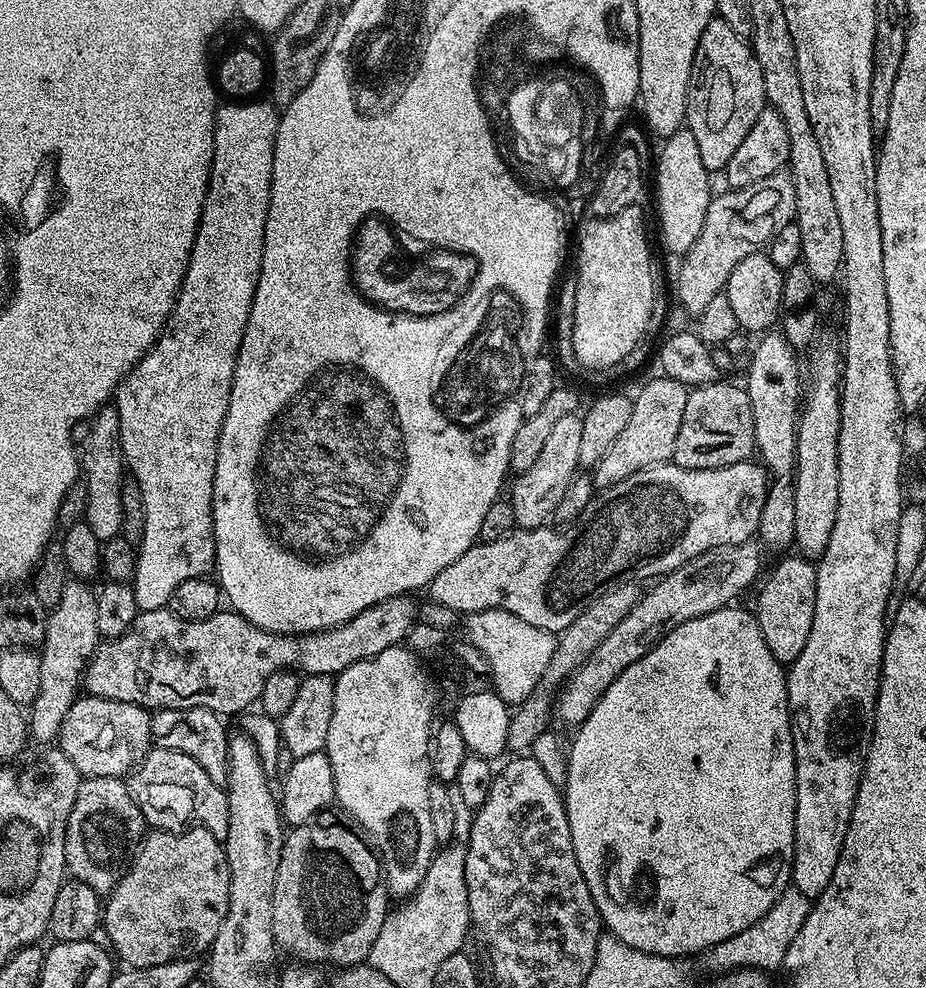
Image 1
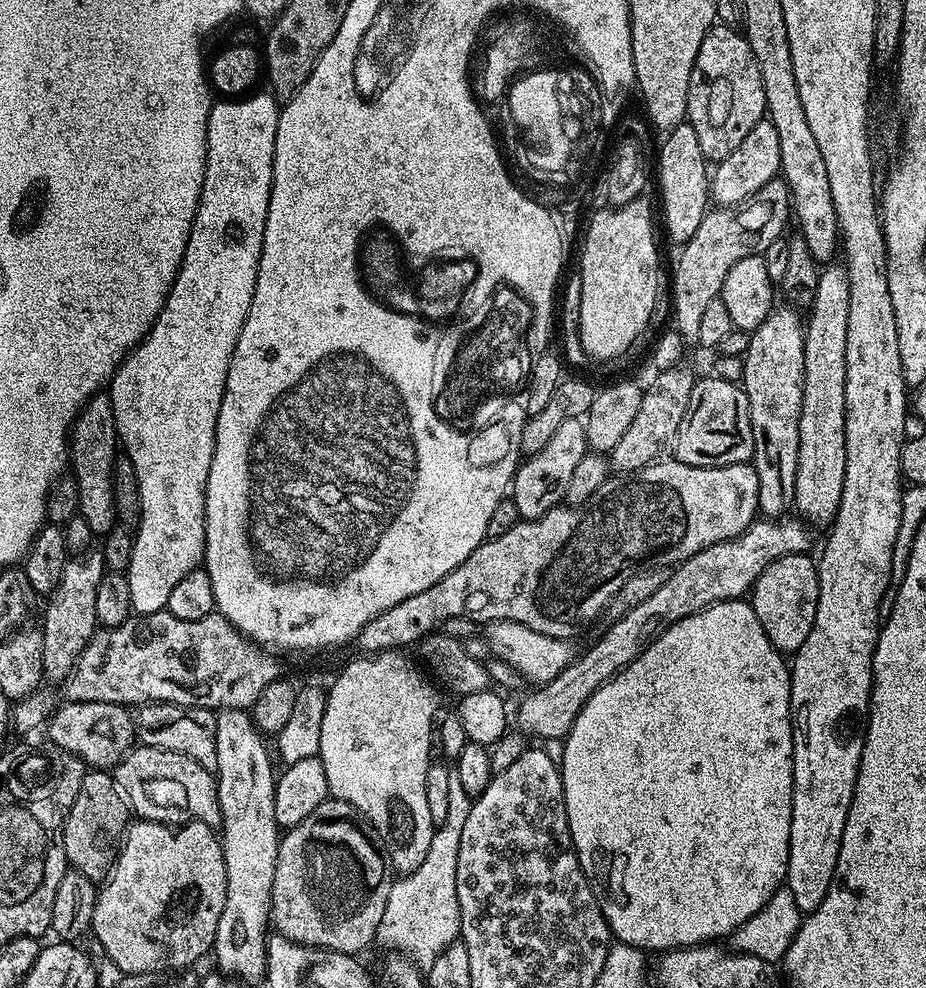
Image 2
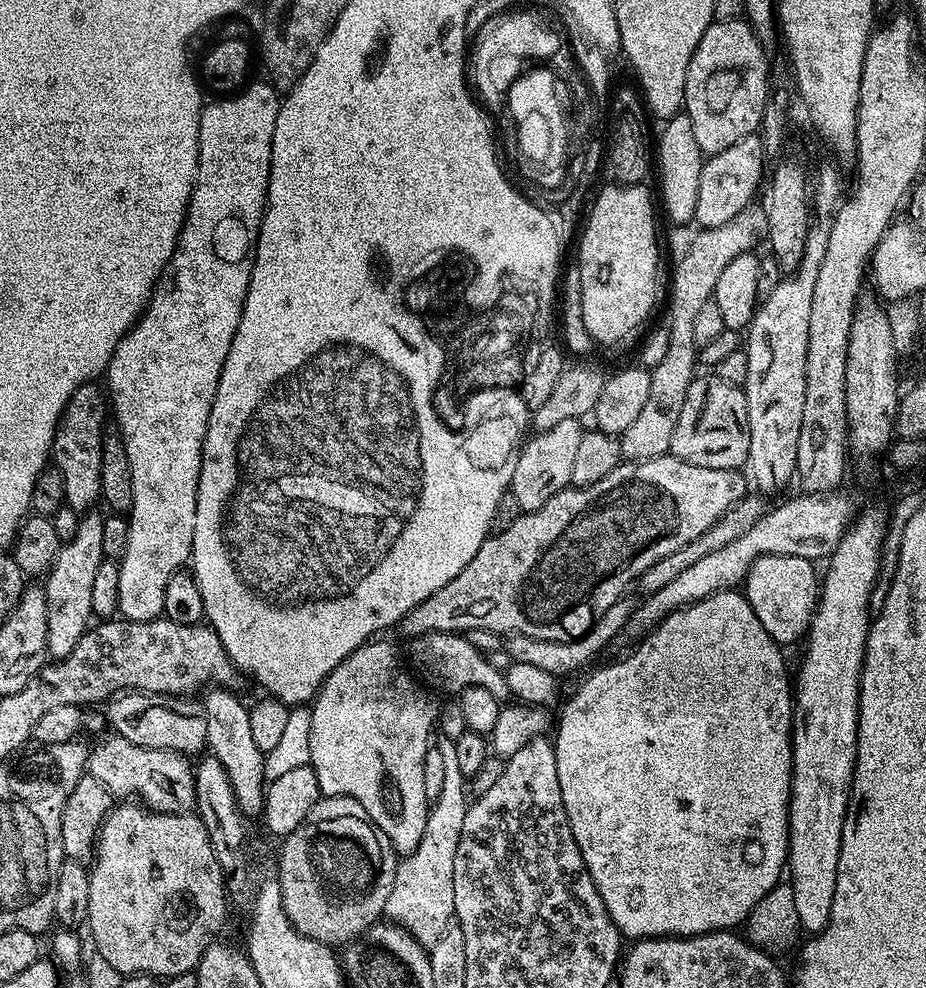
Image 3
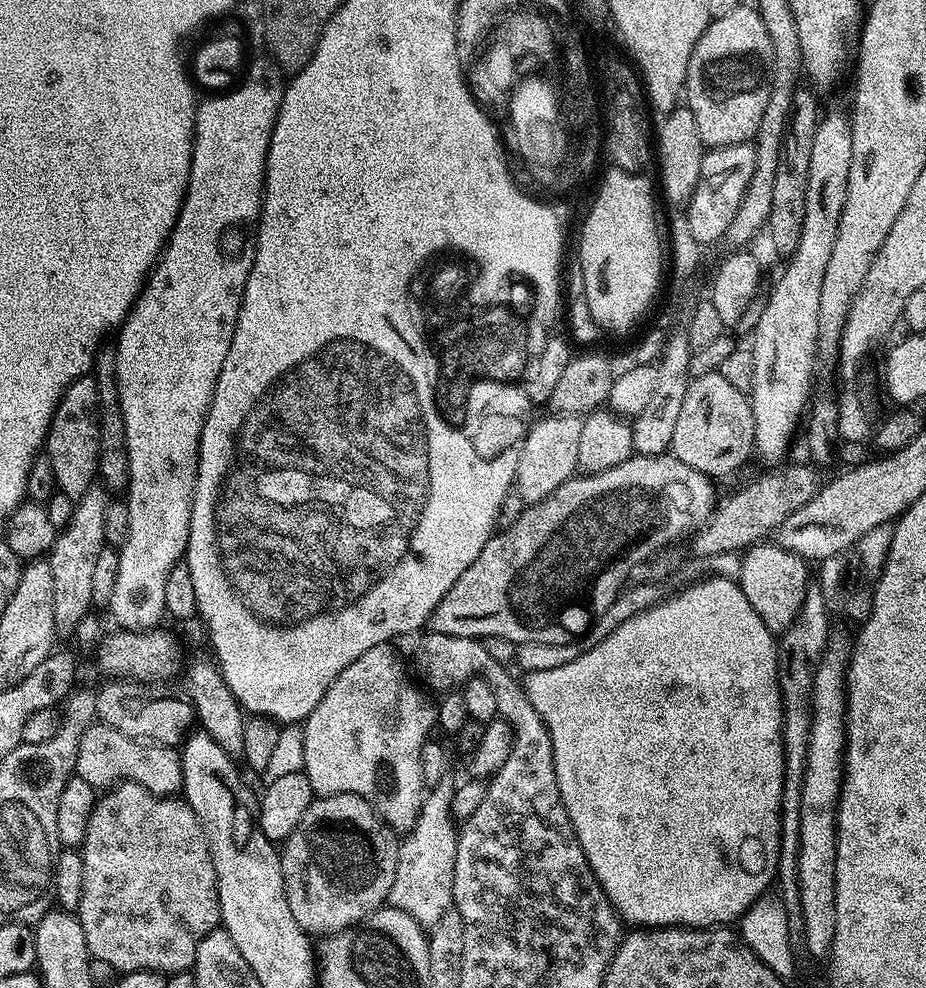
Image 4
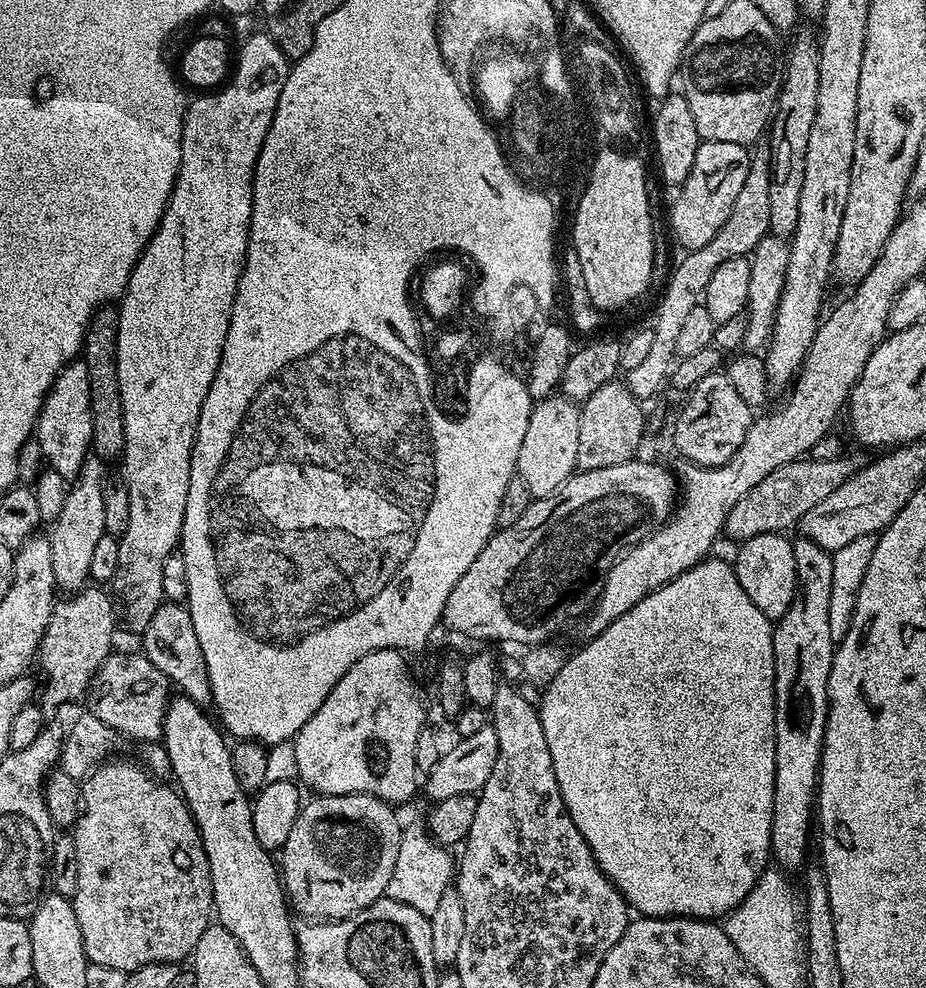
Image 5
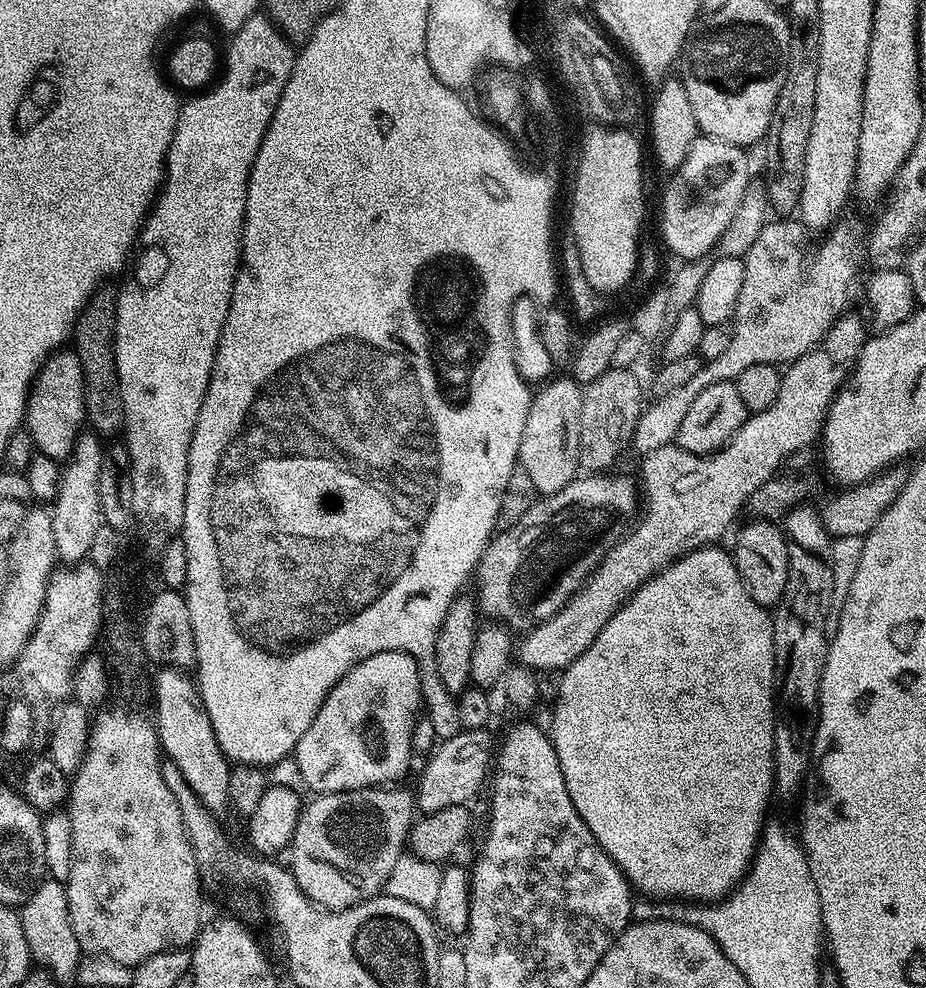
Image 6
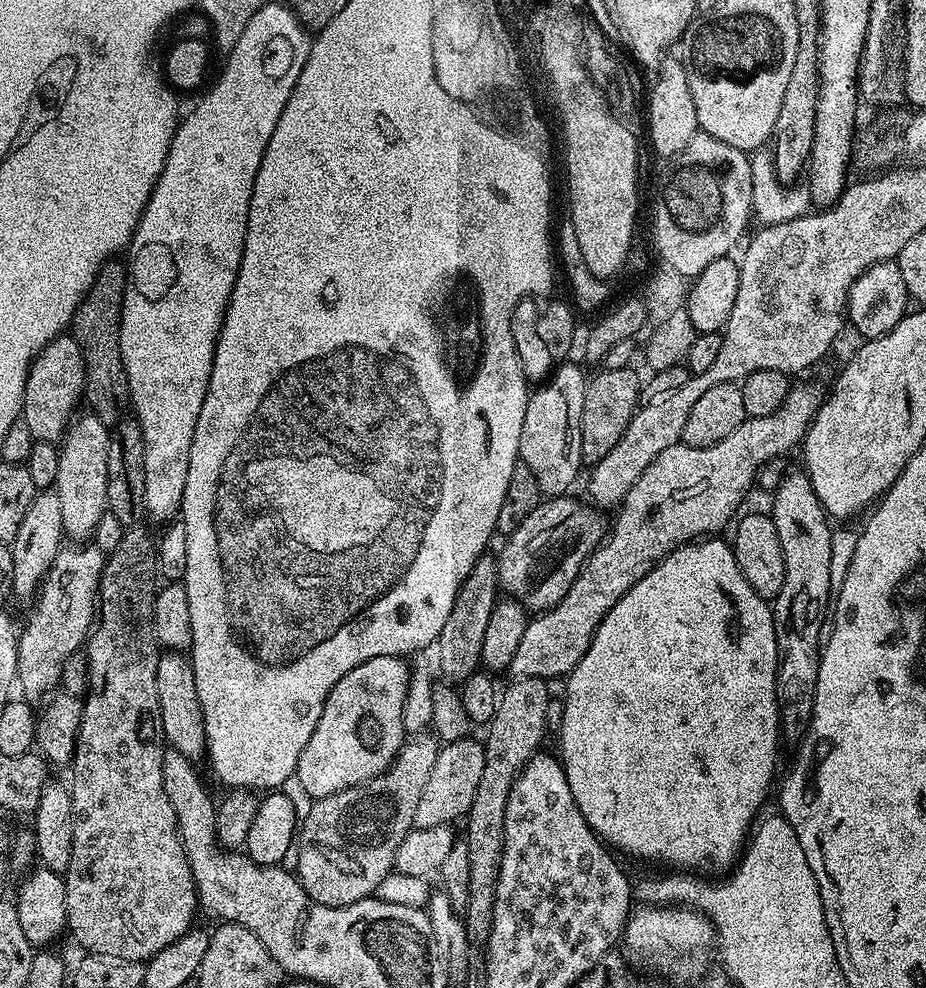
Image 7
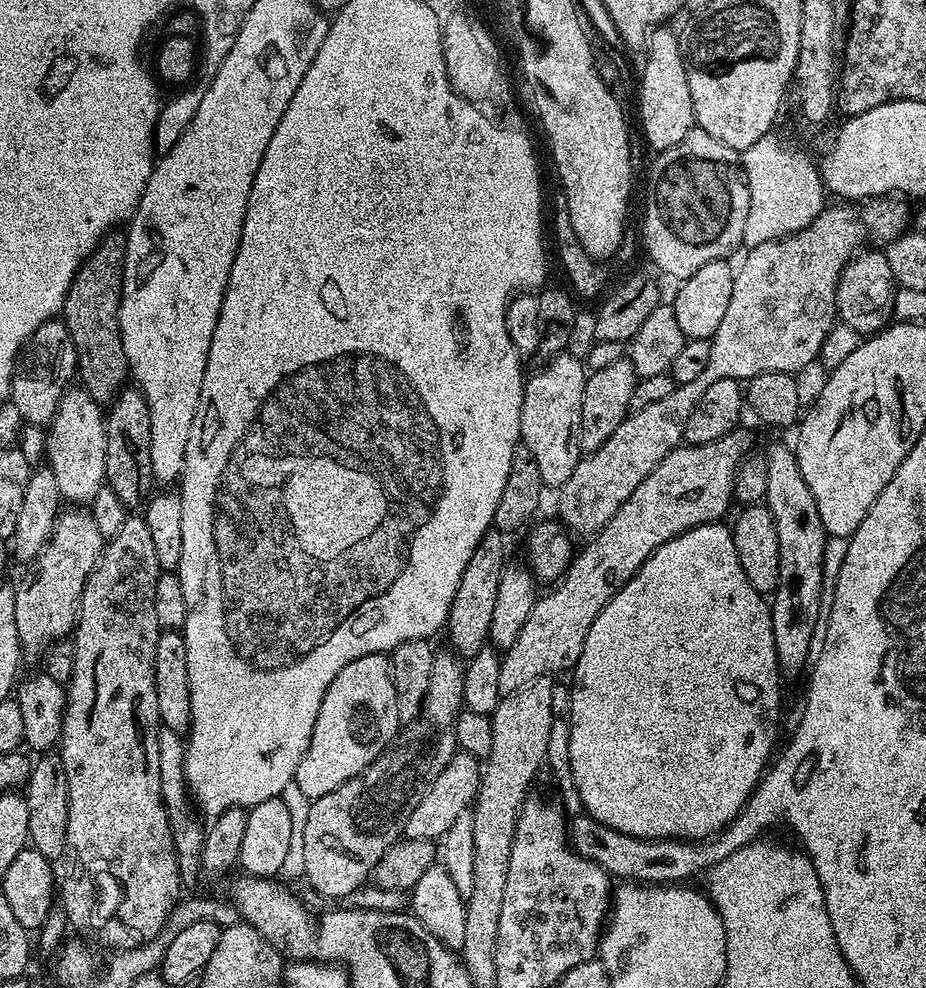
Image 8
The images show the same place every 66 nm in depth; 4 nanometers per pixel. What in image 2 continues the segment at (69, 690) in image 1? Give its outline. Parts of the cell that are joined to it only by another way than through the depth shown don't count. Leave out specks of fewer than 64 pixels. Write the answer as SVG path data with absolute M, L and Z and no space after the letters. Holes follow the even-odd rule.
M99 550L81 551L64 563L62 578L58 578L56 589L47 597L42 623L42 666L49 681L67 680L82 650L98 631L94 601L98 595L98 582L102 582L105 571L104 556Z

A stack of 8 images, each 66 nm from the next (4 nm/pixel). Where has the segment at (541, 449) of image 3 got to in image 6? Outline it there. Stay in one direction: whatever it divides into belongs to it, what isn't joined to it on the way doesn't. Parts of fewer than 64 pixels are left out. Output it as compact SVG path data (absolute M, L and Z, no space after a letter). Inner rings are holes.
M571 378L549 379L532 397L532 405L526 414L526 427L522 429L519 467L530 474L537 493L549 496L578 475L578 426L582 414L581 385Z

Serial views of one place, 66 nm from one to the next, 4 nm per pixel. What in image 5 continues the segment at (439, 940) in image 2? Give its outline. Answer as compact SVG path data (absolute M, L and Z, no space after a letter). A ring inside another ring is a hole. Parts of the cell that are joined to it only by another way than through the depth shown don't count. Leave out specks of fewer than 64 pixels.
M420 819L401 829L398 860L388 883L387 897L414 906L420 913L429 916L436 910L442 894L451 887L456 864L449 849L431 838L427 825Z

